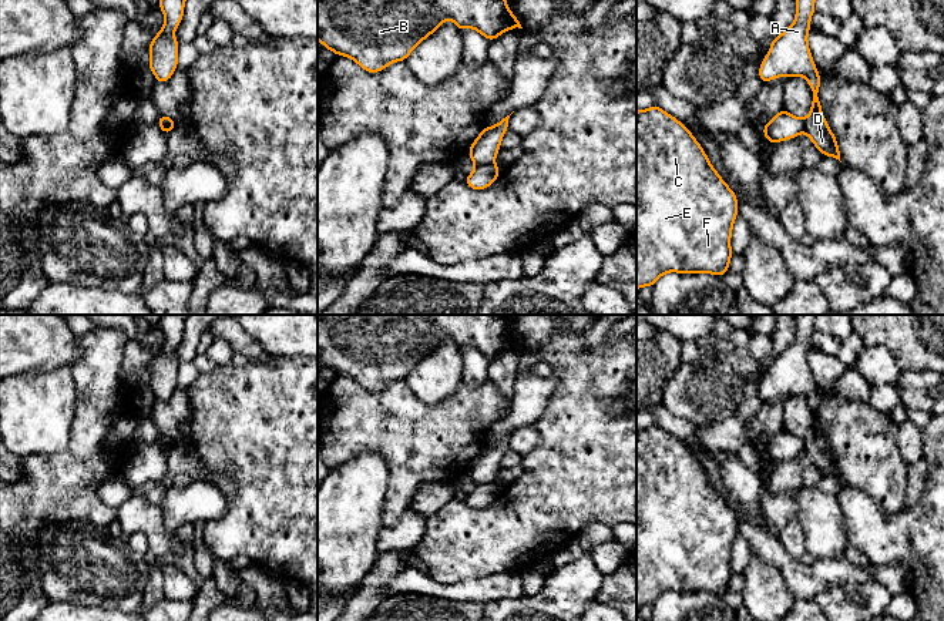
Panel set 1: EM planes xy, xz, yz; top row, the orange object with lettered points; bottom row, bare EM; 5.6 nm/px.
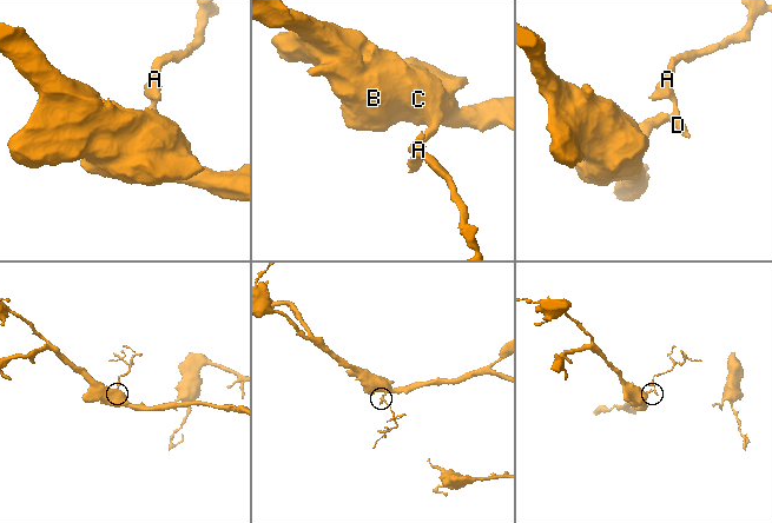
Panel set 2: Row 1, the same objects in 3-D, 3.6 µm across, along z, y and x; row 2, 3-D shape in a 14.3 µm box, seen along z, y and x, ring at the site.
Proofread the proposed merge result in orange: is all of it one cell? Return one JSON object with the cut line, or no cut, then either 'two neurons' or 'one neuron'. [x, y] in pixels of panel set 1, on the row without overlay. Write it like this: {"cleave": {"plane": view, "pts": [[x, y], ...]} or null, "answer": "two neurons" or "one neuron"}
{"cleave": {"plane": "xz", "pts": [[491, 482], [476, 484]]}, "answer": "two neurons"}

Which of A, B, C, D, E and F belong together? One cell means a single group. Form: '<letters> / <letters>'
A D / B C E F

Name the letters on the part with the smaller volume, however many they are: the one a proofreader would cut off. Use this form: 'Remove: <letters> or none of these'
Remove: A, D

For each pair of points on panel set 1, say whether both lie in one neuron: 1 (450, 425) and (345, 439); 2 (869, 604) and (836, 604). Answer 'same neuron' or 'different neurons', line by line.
1: same neuron
2: same neuron

